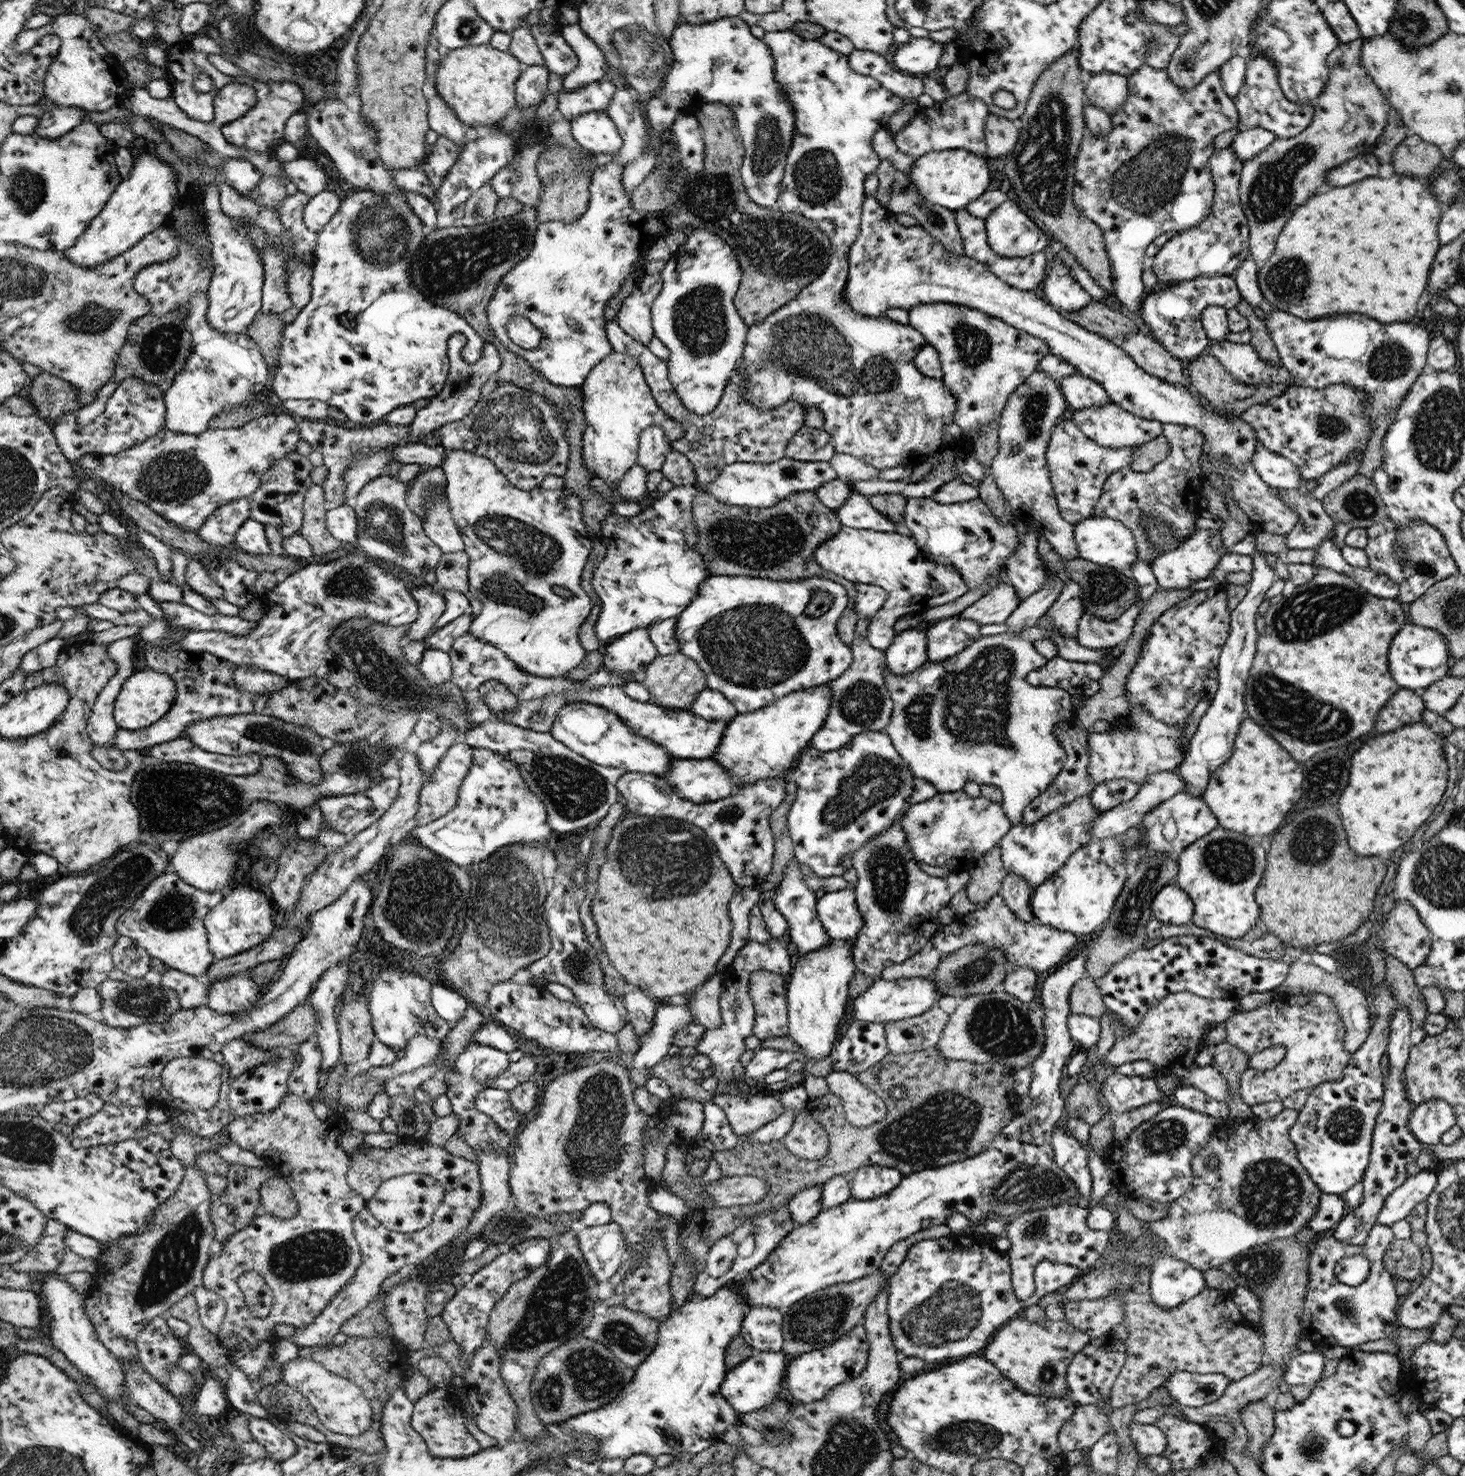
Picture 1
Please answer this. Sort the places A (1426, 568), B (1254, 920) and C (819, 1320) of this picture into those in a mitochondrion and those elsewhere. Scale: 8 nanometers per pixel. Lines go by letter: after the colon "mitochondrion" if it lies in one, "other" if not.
A: mitochondrion
B: other
C: mitochondrion

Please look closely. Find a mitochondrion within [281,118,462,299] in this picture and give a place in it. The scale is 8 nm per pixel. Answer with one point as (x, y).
(379, 233)

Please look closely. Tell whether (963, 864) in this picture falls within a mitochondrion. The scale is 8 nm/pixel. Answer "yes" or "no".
no

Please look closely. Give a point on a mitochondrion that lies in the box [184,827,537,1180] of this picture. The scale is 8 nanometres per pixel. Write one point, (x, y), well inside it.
(422, 894)

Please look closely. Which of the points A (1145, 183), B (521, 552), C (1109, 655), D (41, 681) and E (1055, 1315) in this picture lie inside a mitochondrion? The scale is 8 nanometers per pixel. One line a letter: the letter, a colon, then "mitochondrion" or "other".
A: mitochondrion
B: mitochondrion
C: other
D: other
E: other

